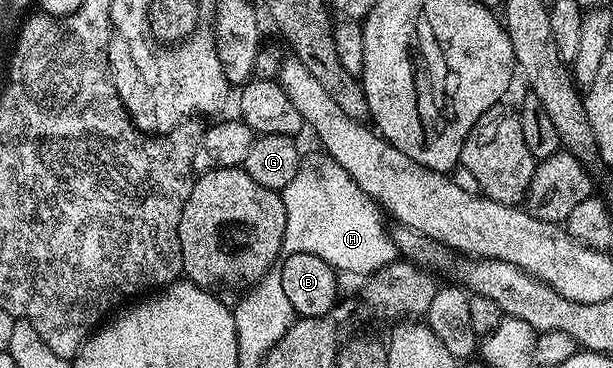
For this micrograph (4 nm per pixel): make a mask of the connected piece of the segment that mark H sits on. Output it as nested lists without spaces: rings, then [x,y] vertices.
[[[326,153],[311,155],[302,160],[297,169],[297,177],[281,192],[285,205],[284,256],[293,253],[313,253],[321,257],[336,272],[348,271],[351,275],[374,276],[376,271],[396,262],[395,240],[383,228],[379,217],[380,208],[333,161]]]

